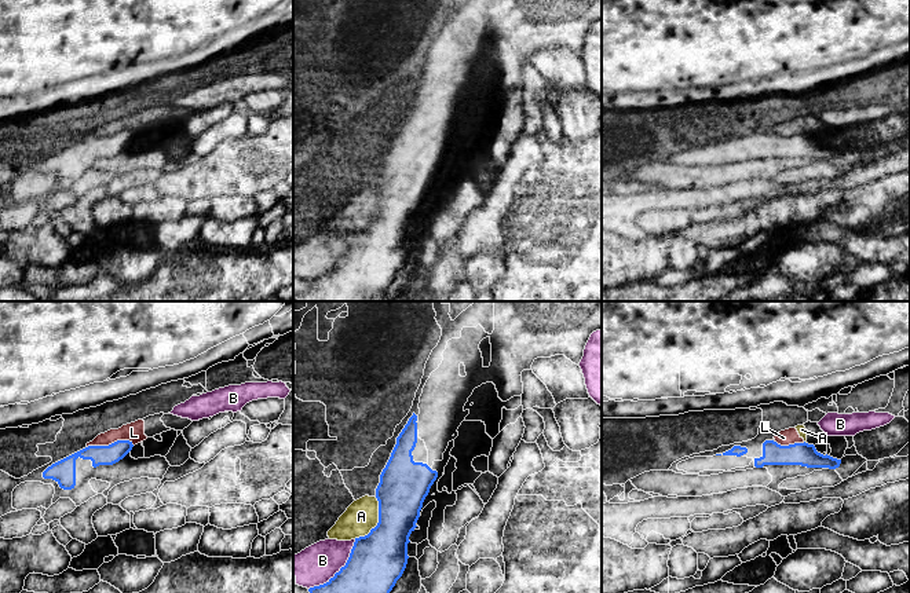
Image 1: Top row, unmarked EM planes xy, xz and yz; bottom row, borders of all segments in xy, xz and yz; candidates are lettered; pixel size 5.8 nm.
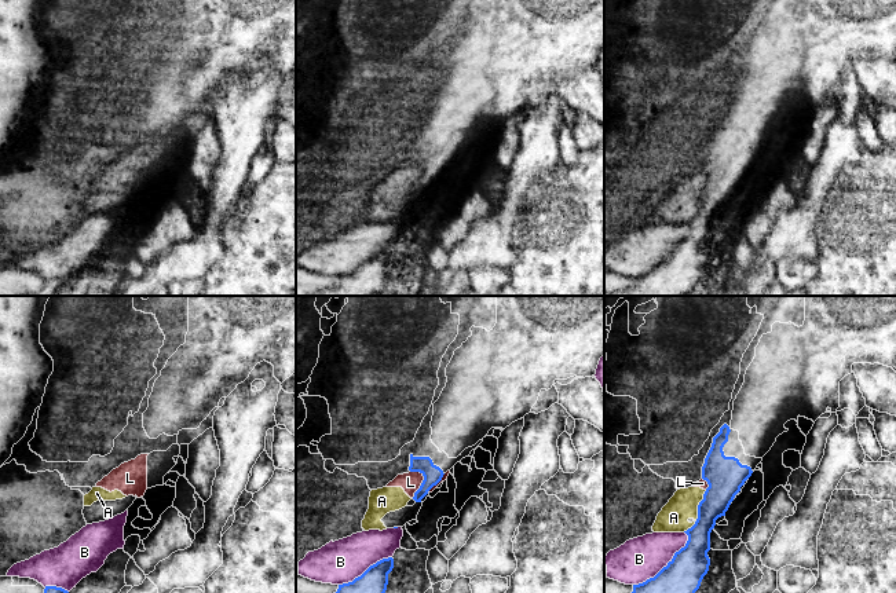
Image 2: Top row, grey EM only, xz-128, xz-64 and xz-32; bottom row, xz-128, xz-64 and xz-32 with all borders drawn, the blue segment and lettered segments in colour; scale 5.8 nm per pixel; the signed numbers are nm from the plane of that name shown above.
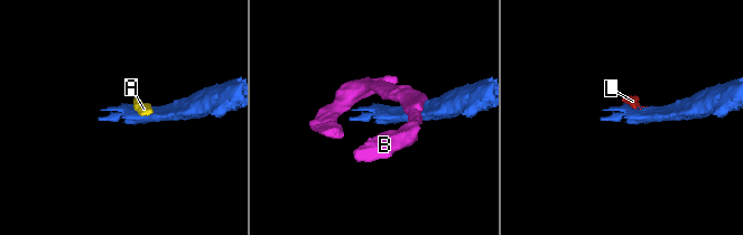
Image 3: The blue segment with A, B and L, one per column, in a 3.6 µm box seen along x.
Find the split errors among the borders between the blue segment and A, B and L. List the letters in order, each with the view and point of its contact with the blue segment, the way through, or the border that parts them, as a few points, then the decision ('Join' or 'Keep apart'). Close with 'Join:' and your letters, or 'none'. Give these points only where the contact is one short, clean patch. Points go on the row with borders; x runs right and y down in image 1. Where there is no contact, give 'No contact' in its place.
A: Touches blue at xz (379, 522). Keep apart
B: Touches blue at xz (340, 570). Keep apart
L: Touches blue at xy (112, 443). Boundary: xy (134, 445), (128, 440), (114, 440), (87, 447). Keep apart
Join: none

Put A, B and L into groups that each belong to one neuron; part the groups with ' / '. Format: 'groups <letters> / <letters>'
groups A L / B

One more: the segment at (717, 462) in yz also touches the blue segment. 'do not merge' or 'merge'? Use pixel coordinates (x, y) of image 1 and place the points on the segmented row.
merge

